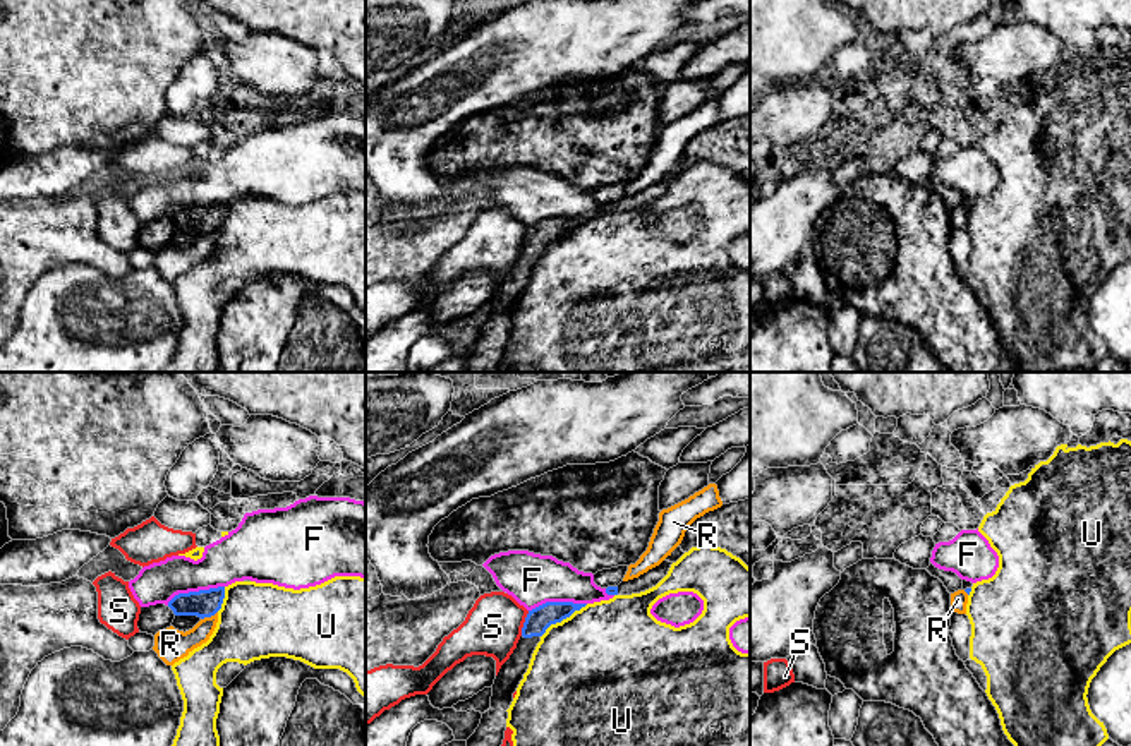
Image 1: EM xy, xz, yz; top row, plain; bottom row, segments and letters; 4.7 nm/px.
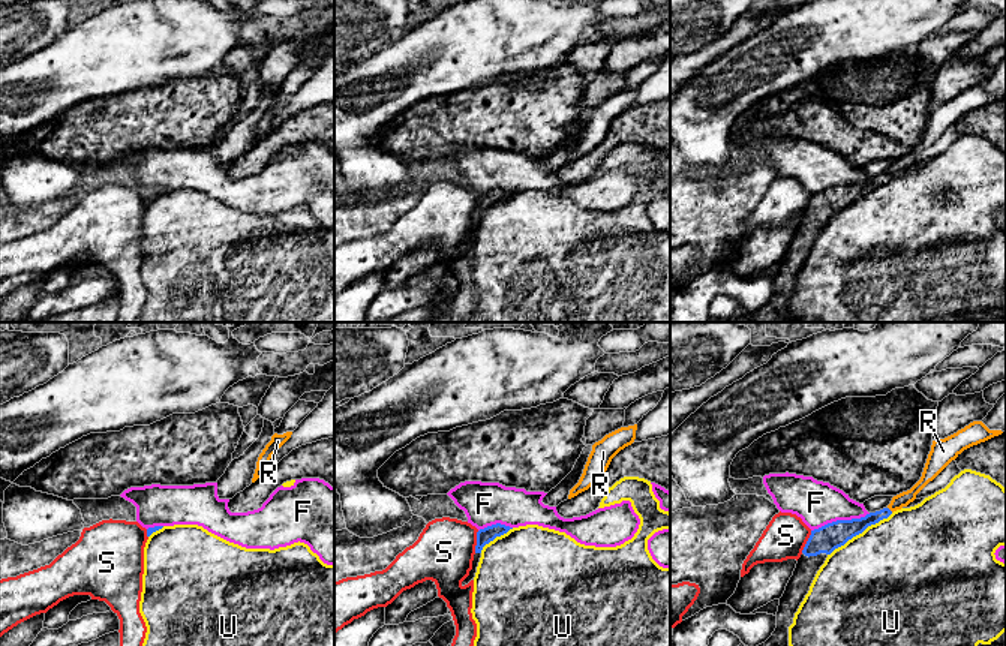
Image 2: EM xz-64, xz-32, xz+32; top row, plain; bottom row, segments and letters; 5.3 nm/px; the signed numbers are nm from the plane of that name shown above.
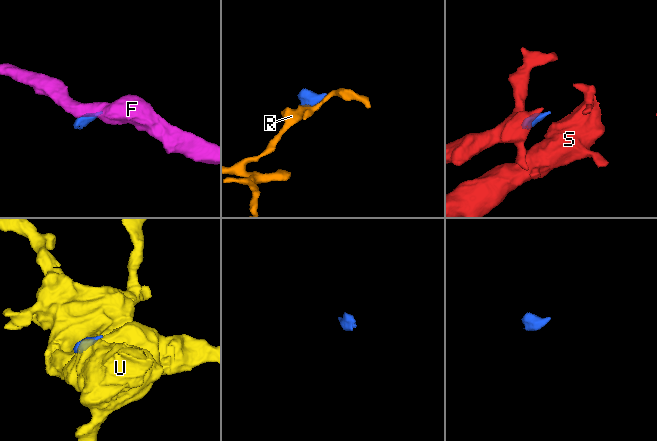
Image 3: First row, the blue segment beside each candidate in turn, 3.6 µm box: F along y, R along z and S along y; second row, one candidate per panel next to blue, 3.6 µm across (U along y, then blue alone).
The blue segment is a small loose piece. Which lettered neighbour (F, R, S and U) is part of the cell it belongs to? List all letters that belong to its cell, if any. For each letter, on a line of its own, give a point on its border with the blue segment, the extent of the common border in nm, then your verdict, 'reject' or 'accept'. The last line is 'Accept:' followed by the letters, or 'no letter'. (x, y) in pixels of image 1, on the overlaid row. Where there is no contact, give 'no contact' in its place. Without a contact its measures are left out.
F: xy (194, 592) | 280 nm | reject
R: xy (208, 616) | 90 nm | reject
S: xz (524, 623) | 130 nm | reject
U: xz (563, 618) | 280 nm | reject
Accept: no letter

